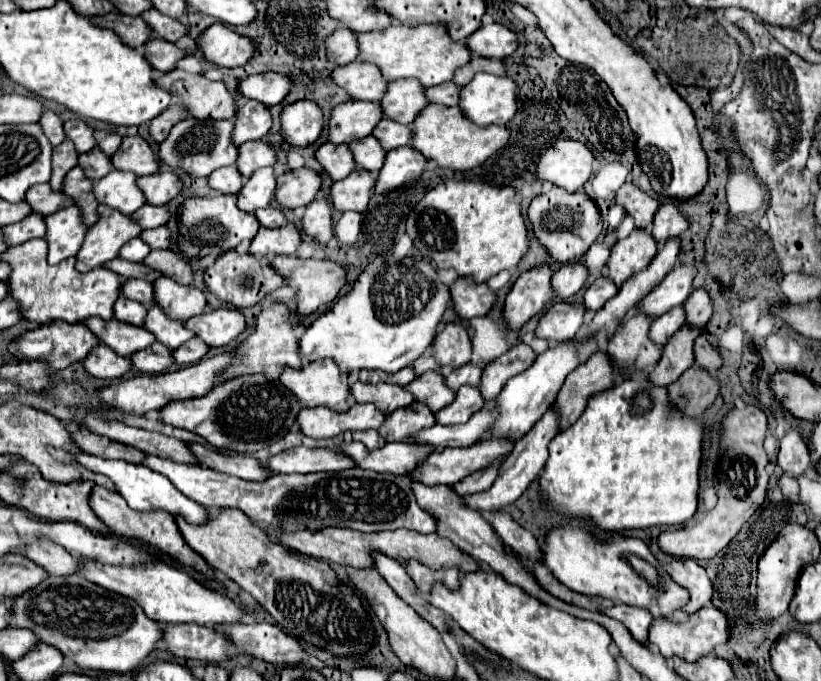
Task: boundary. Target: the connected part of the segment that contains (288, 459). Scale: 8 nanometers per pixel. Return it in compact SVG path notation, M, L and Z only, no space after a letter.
M292 448L282 454L276 454L266 462L272 472L290 474L290 472L328 472L328 470L346 470L356 466L352 458L336 450L310 450L310 448Z

